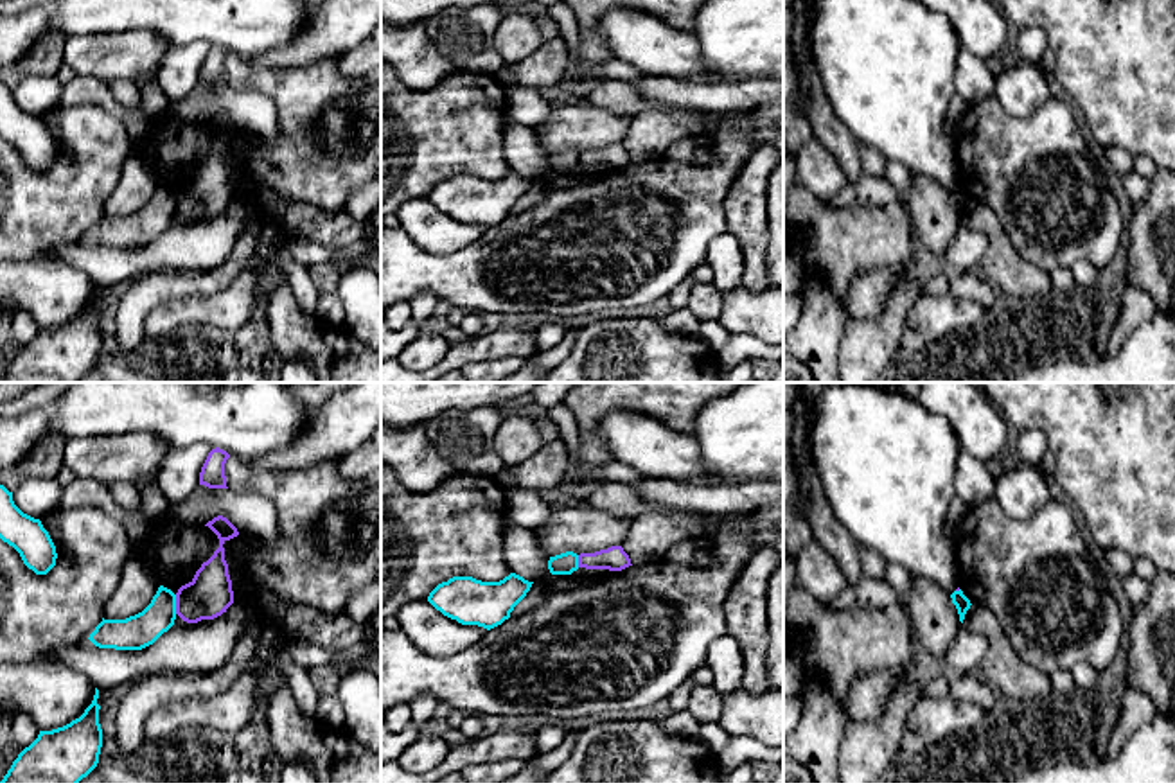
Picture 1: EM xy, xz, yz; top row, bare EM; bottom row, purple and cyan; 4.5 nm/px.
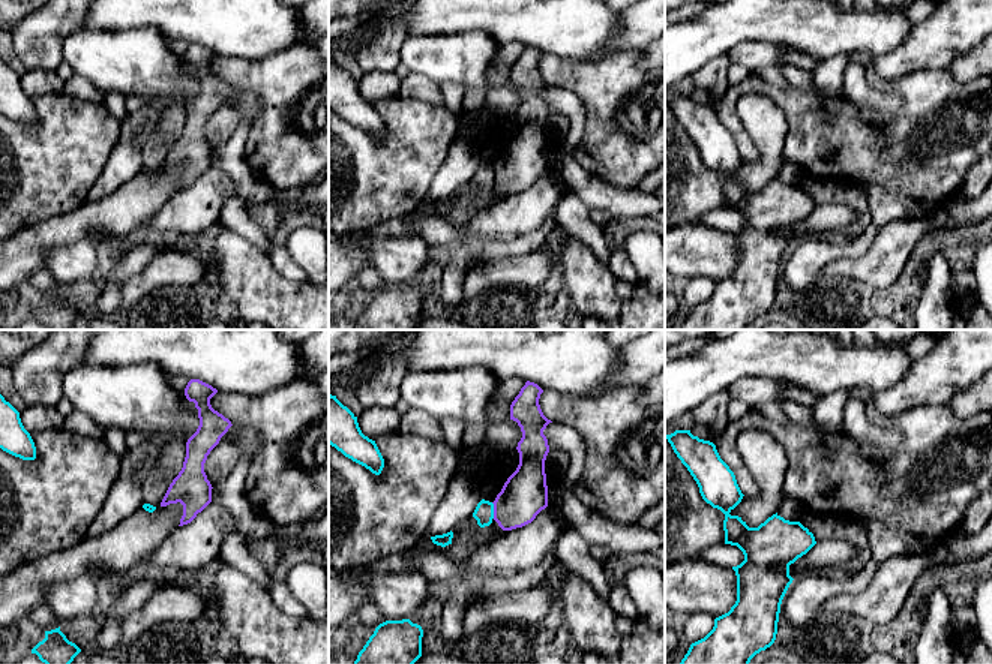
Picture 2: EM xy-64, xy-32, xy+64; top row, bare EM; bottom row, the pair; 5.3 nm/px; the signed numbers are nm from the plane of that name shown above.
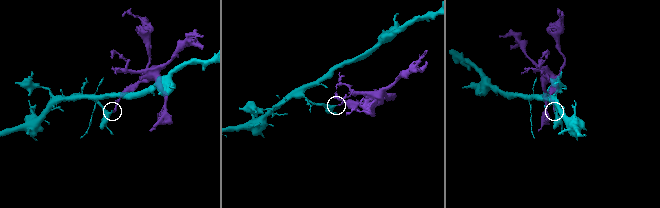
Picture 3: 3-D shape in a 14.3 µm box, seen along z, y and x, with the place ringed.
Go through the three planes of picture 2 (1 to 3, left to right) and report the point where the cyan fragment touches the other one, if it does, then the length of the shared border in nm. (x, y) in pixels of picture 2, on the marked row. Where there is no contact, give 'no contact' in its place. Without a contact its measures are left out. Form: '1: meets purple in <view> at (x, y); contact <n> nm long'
1: no contact
2: meets purple in xy-32 at (494, 510); contact 90 nm long
3: no contact

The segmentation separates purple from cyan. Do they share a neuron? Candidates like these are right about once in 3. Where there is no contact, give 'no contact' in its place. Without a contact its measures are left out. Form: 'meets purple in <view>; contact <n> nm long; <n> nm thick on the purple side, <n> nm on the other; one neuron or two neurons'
meets purple in xy; contact 90 nm long; 200 nm thick on the purple side, 160 nm on the other; two neurons

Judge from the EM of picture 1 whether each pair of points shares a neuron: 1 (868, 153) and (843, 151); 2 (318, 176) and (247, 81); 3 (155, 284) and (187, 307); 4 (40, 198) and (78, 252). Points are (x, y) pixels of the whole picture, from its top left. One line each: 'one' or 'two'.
1: two
2: one
3: two
4: two

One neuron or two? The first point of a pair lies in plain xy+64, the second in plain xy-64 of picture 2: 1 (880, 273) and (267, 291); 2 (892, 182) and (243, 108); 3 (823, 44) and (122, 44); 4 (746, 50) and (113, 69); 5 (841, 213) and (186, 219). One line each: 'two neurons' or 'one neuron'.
1: two neurons
2: two neurons
3: two neurons
4: one neuron
5: one neuron

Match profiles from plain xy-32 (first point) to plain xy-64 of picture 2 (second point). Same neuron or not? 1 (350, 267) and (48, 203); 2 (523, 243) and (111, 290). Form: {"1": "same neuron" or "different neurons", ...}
{"1": "different neurons", "2": "same neuron"}

